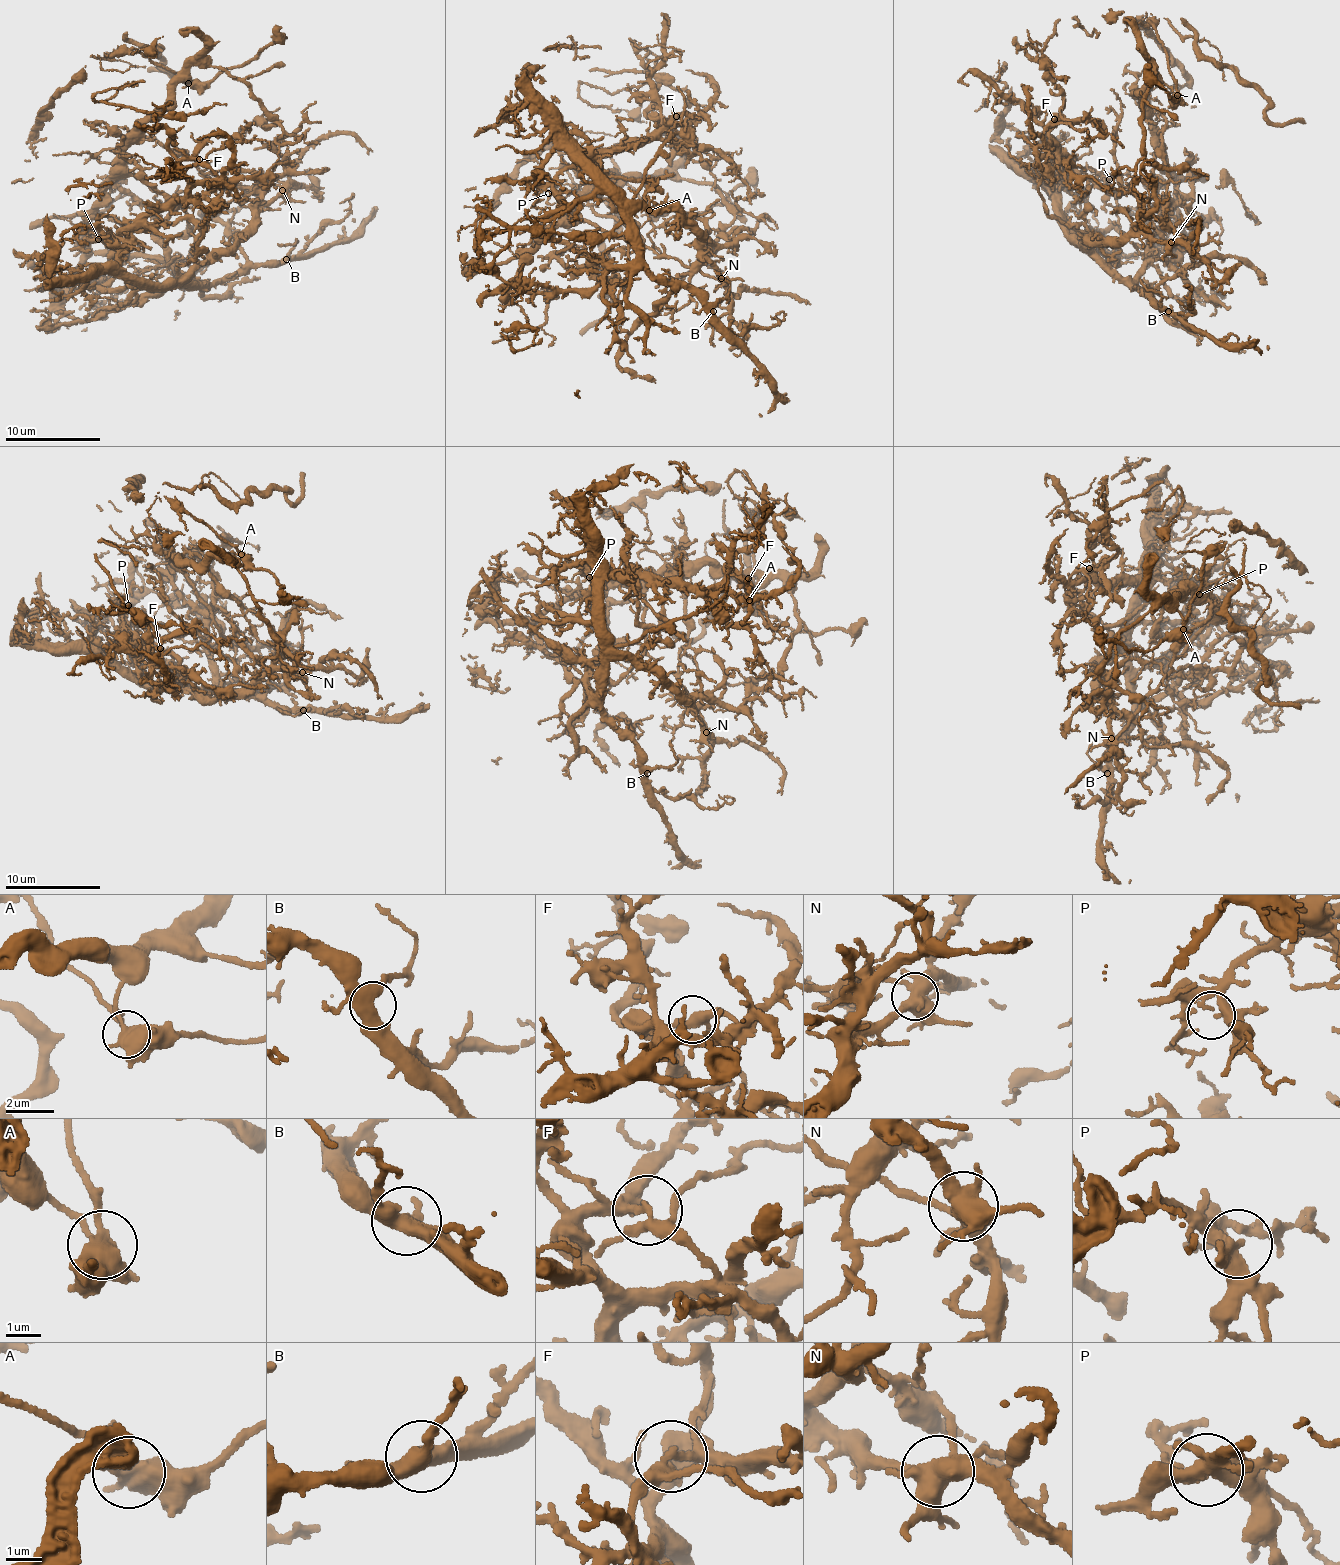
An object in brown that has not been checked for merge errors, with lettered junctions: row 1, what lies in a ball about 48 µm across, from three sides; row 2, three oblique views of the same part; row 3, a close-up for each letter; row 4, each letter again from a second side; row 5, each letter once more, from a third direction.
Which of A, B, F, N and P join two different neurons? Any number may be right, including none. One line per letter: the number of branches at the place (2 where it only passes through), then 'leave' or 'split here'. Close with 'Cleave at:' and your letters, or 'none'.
A: 3 | split here
B: 3 | leave
F: 4 | split here
N: 6 | split here
P: 3 | leave
Cleave at: A, F, N

